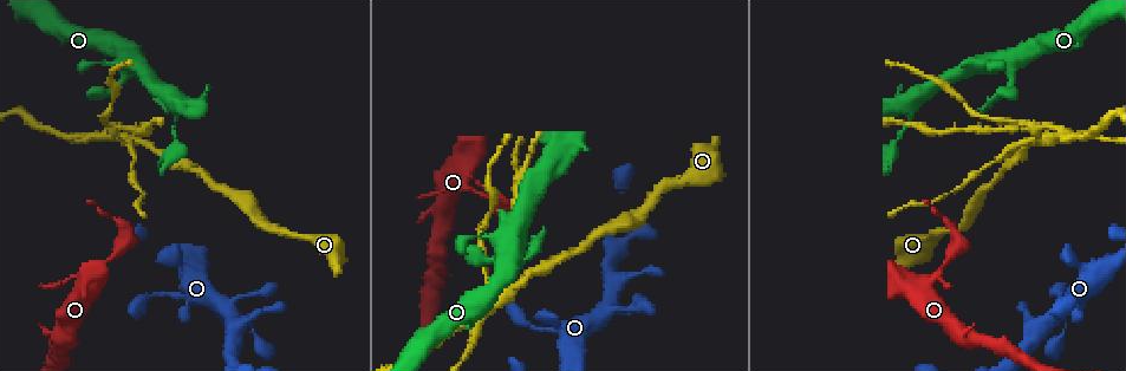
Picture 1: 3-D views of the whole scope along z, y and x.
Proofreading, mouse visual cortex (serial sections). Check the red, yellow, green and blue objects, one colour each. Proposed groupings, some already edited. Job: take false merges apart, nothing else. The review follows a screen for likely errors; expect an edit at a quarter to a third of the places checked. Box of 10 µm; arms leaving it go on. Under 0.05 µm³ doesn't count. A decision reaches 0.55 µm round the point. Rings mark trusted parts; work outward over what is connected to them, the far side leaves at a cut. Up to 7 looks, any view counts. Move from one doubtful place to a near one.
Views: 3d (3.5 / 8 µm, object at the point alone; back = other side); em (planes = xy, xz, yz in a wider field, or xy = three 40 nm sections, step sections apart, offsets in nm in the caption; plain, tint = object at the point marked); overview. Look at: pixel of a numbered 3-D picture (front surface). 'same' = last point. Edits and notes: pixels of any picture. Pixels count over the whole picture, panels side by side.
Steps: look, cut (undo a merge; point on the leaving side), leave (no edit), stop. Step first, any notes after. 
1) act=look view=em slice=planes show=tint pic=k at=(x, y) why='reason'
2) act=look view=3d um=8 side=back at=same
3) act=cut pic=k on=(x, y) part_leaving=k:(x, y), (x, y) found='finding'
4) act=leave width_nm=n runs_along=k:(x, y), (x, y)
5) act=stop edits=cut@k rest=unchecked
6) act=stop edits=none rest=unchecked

act=look view=3d um=8 pic=1 at=(962, 241) why='sharp bend'

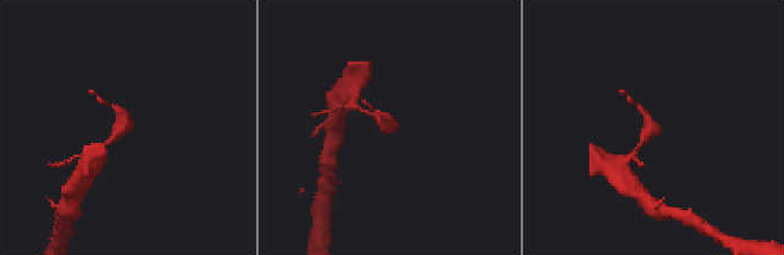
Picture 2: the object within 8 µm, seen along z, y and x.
act=look view=em slice=xy step=3 show=tint at=same

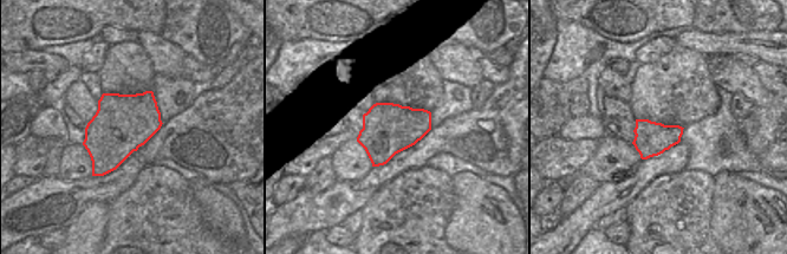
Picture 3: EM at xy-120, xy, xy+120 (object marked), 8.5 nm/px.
act=leave runs_along=2:(99, 146), (122, 129), (122, 115), (105, 104) found='all the same cell'

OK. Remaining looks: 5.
act=look view=3d um=3.5 side=back pic=1 at=(506, 289) why='abrupt turn'

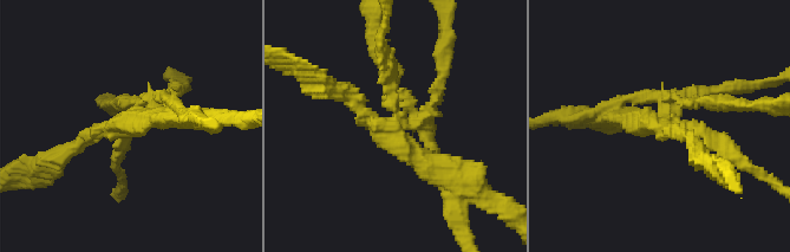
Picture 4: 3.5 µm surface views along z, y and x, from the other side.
act=look view=em slice=xy step=2 show=tint pic=4 at=(662, 127)

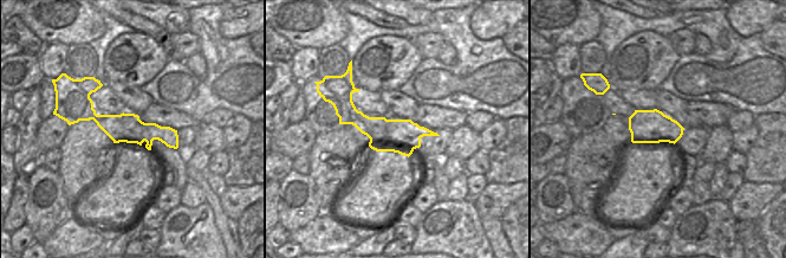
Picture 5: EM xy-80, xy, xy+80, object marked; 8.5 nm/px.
act=cut pic=4 on=(705, 102) part_leaving=4:(665, 117), (668, 96), (732, 103) found='a second cell is stuck on'

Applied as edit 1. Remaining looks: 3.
act=look view=overview why='redraw'

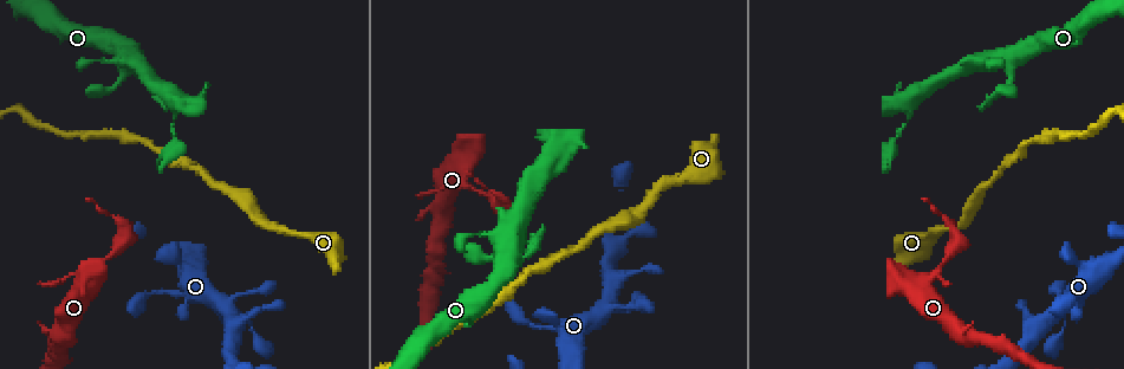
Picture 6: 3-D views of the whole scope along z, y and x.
act=look view=3d um=8 pic=6 at=(505, 255) why='four or more arms meet'

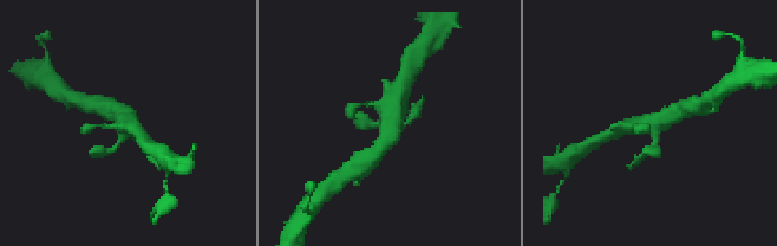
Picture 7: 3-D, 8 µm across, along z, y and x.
act=look view=em slice=xy step=1 show=tint at=same why='shape alone is not enough'

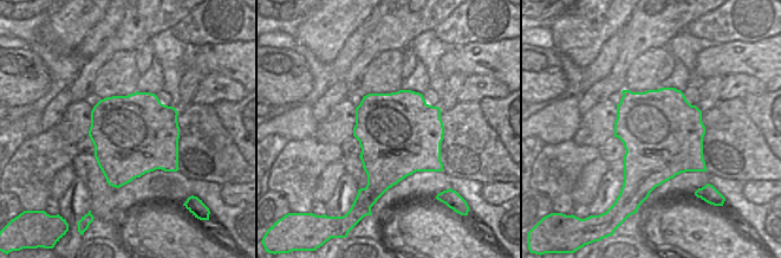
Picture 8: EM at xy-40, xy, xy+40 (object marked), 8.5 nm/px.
act=leave runs_along=7:(379, 148), (392, 128), (400, 90) found='continuous, no second cell'

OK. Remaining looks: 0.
act=stop edits=cut@4 rest=unchecked

